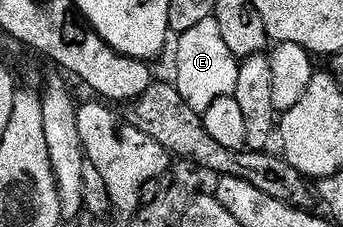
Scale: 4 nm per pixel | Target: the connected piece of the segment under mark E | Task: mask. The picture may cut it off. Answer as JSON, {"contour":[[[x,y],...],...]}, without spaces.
{"contour":[[[215,17],[206,21],[198,21],[194,29],[179,32],[176,43],[176,79],[174,85],[178,93],[182,93],[182,101],[190,105],[190,109],[203,113],[227,95],[235,96],[238,85],[238,69],[241,60],[230,53],[226,40],[222,38],[222,29],[218,29]]]}

